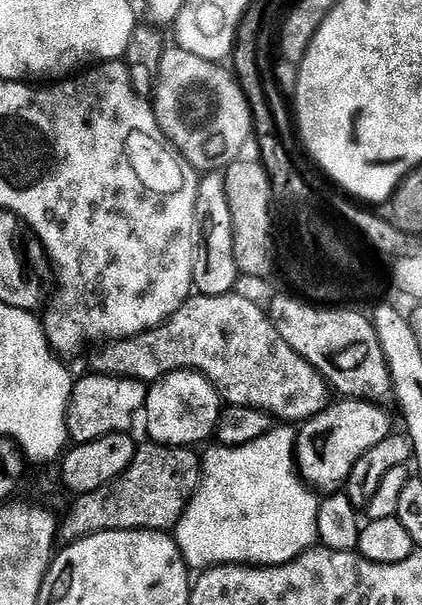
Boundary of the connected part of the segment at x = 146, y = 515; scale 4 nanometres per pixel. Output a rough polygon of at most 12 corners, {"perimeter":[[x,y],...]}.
{"perimeter":[[137,447],[75,497],[65,541],[175,529],[200,486],[191,447]]}

